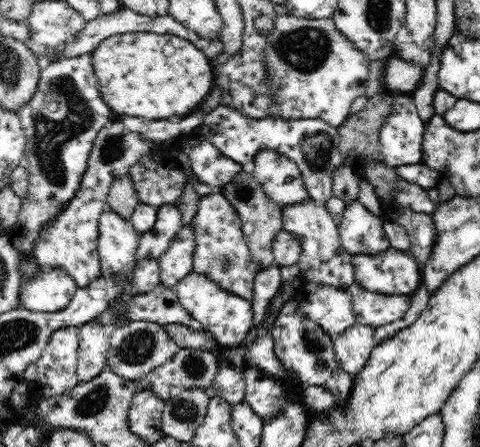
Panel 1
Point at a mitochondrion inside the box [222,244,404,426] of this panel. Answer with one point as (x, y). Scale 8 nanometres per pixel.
(314, 346)

